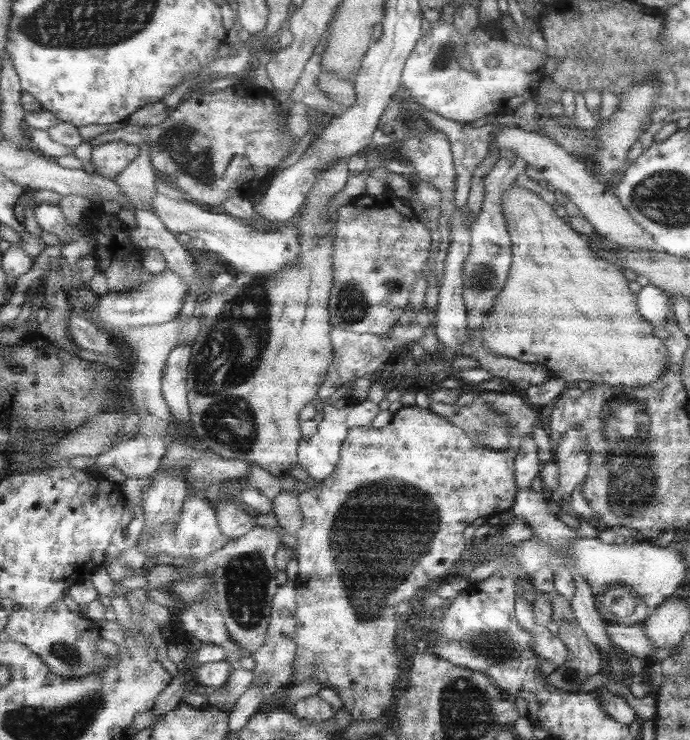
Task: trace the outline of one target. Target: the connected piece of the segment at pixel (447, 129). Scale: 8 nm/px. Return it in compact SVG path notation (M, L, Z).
M421 106L421 115L434 129L443 132L449 140L456 171L454 202L462 209L469 197L471 178L474 170L488 154L491 135L488 127L471 127L470 124L456 122Z

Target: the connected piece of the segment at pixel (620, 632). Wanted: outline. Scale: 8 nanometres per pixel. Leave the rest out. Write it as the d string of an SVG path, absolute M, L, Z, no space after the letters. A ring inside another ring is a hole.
M606 622L605 631L620 652L630 652L630 654L644 659L649 655L651 656L656 650L646 636L642 624L630 626L619 625L617 622Z

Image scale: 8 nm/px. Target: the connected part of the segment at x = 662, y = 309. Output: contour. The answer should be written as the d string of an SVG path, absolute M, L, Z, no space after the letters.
M648 284L638 292L636 298L640 316L654 328L664 329L668 311L672 309L672 297L660 288Z

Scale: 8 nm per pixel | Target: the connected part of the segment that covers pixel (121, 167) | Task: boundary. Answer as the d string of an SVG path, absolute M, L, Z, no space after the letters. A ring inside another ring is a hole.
M115 140L93 148L92 164L96 173L116 180L140 155L140 145Z

